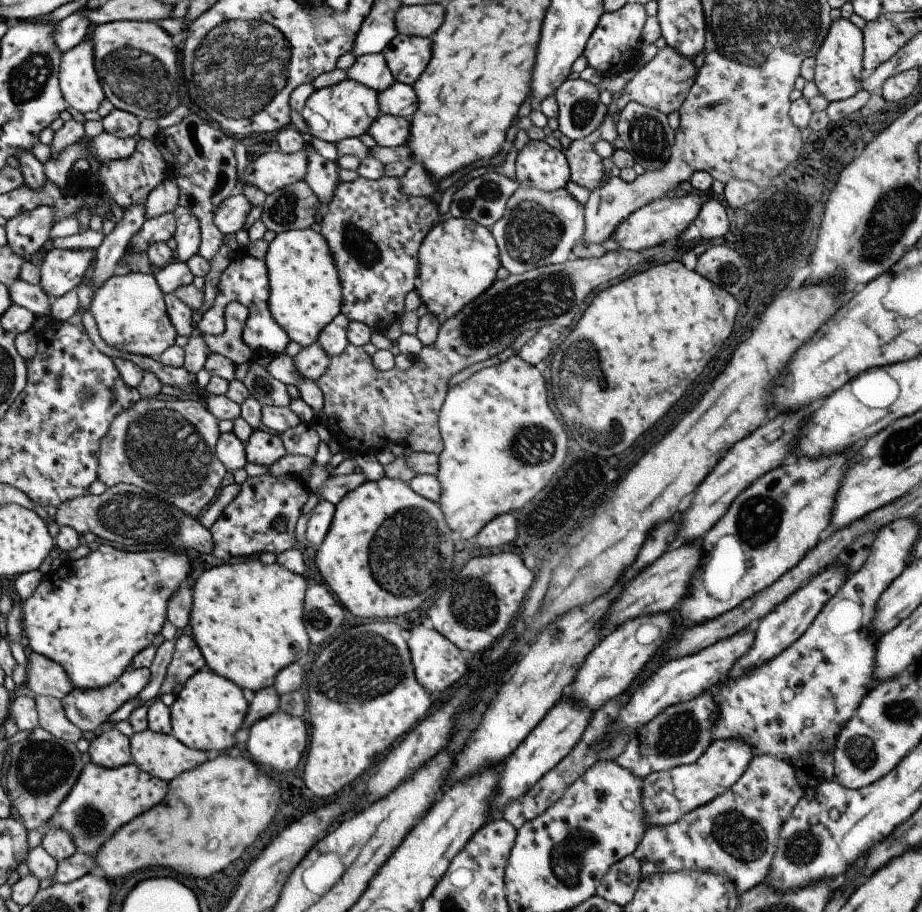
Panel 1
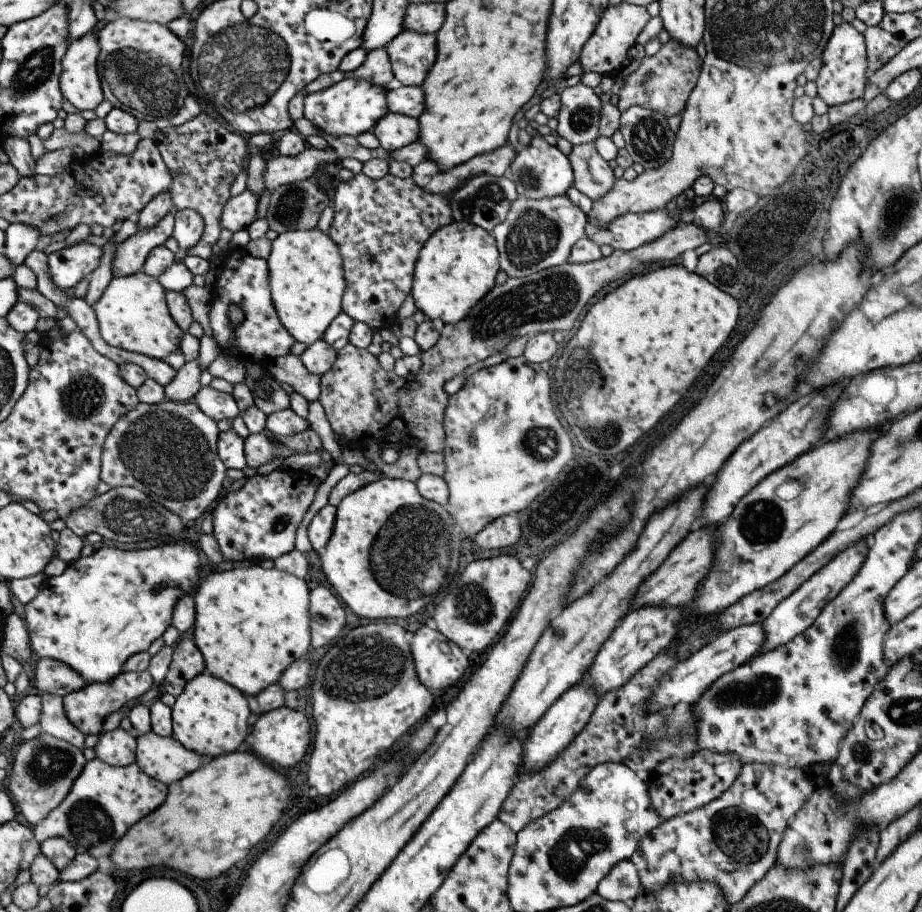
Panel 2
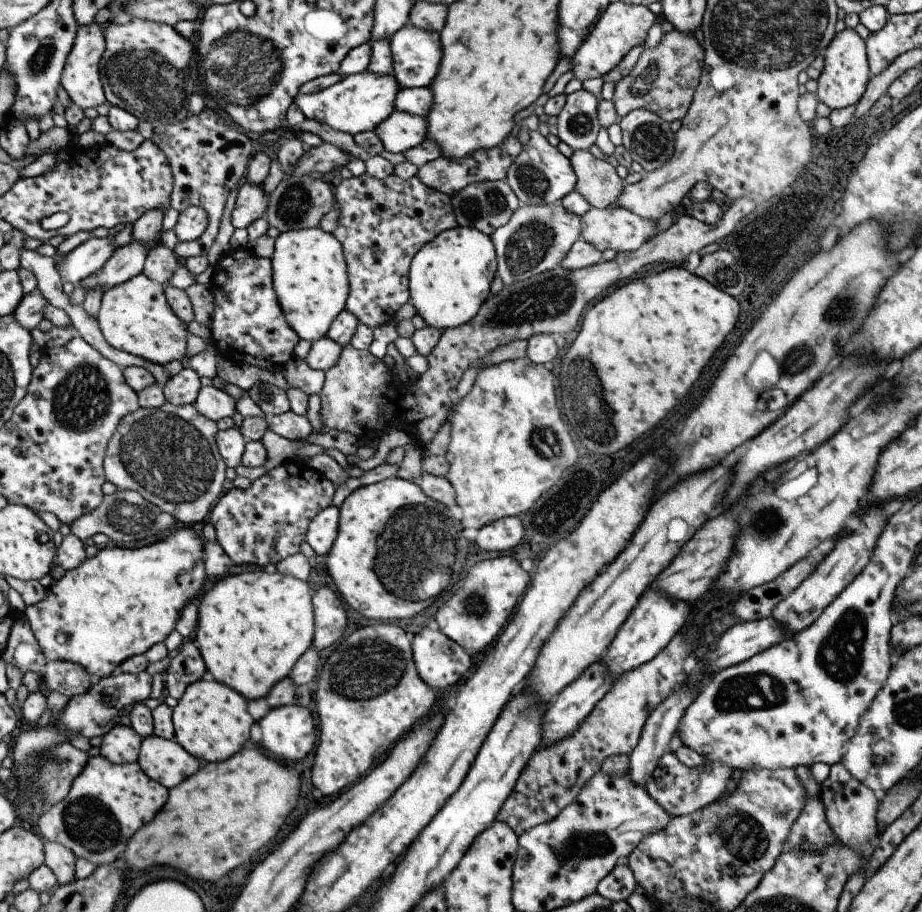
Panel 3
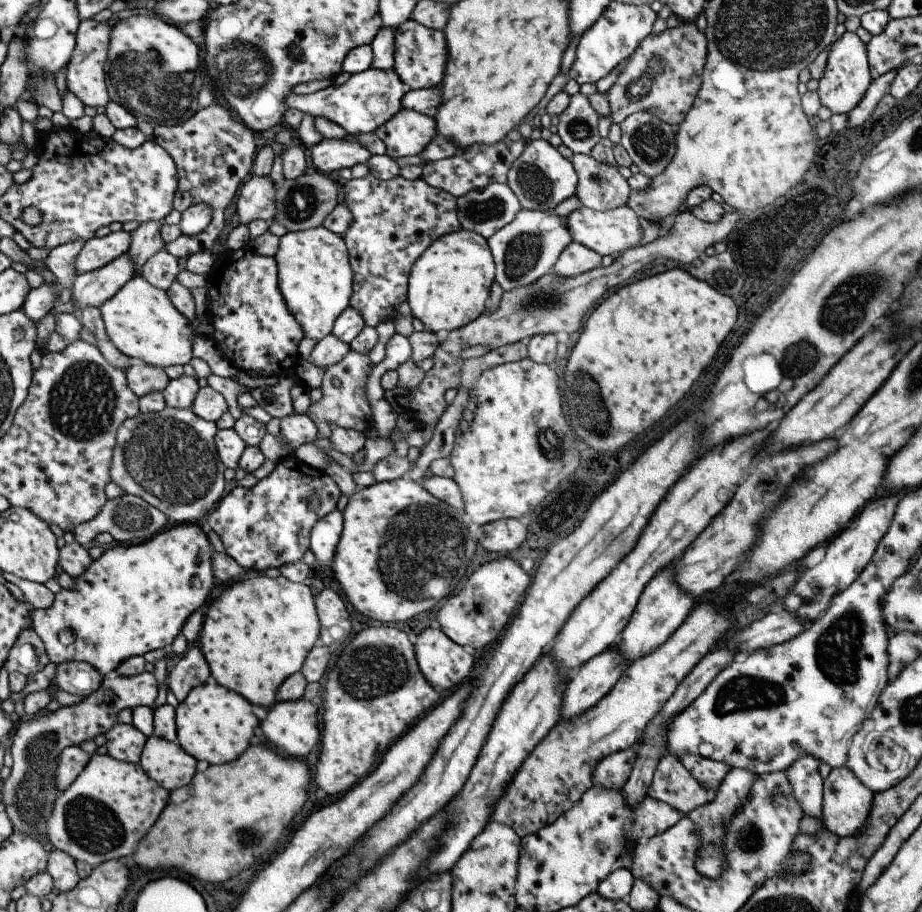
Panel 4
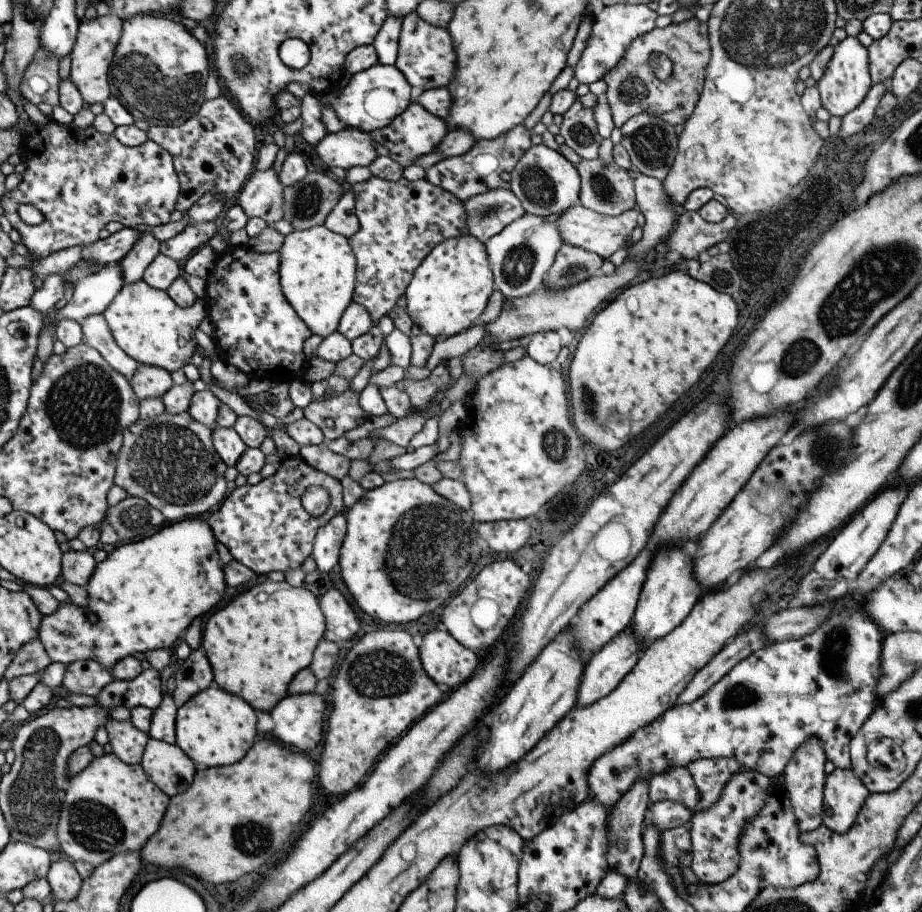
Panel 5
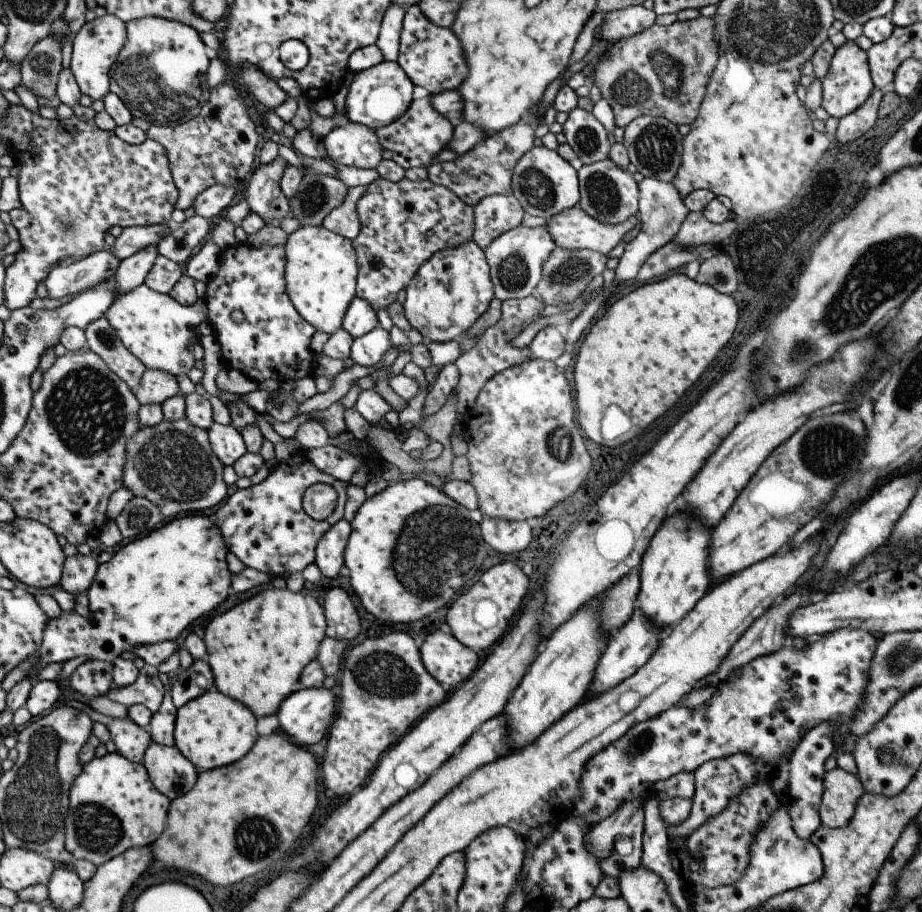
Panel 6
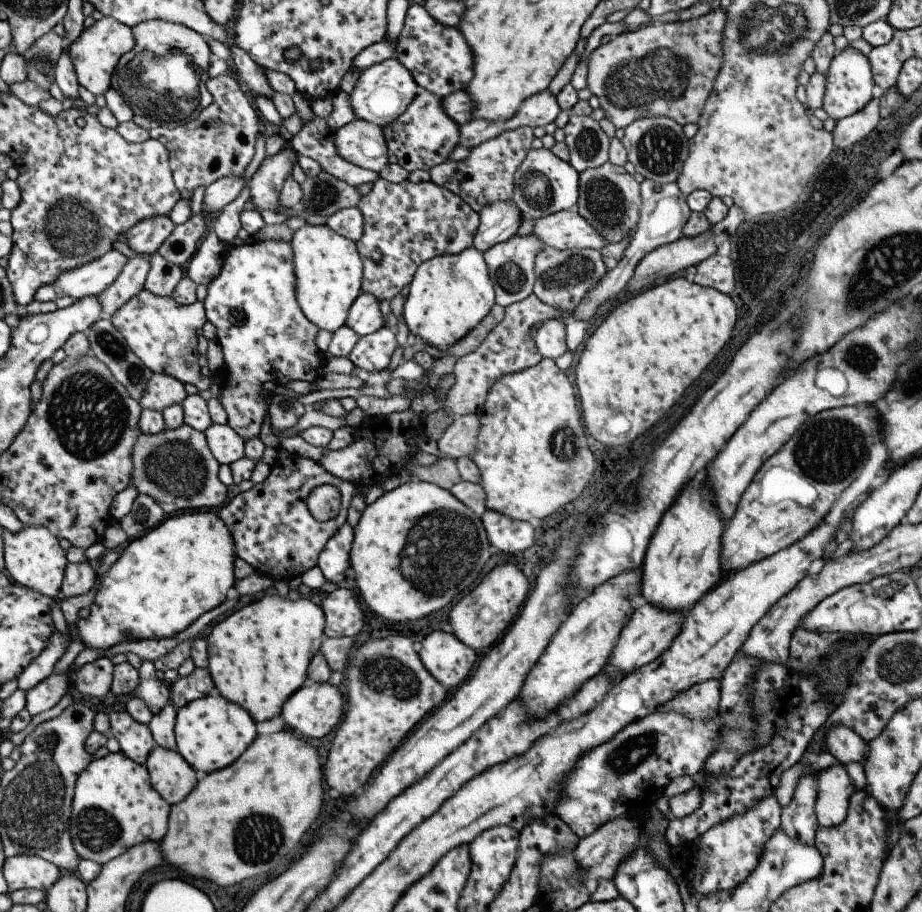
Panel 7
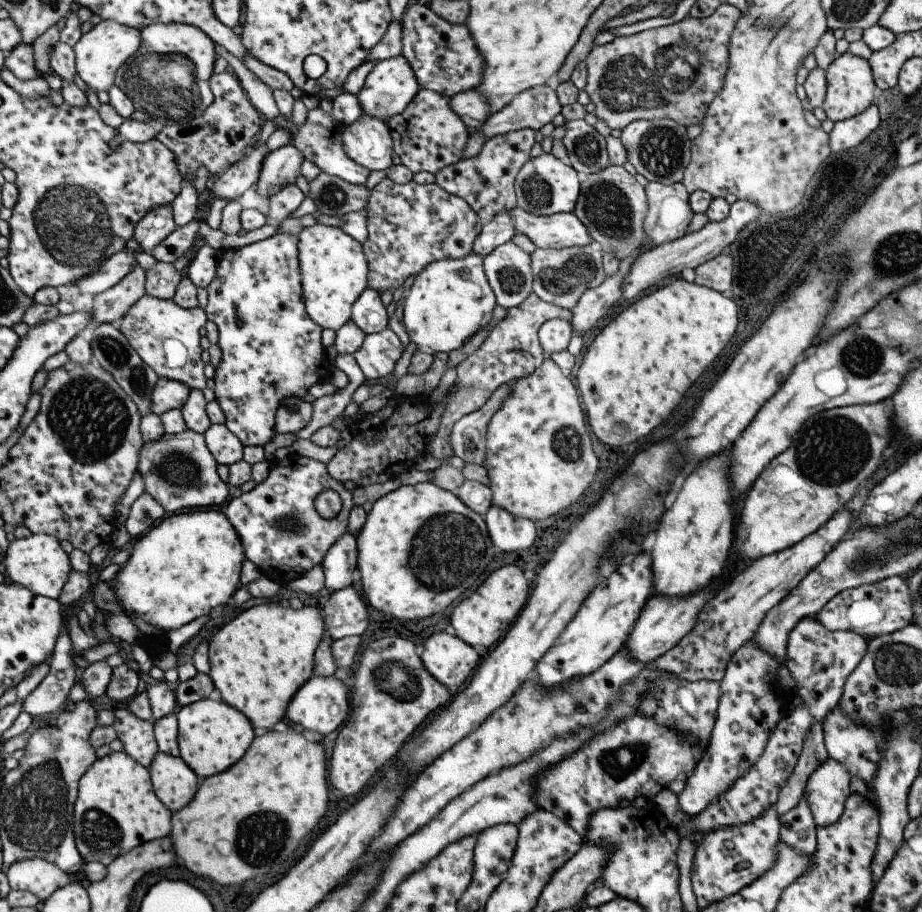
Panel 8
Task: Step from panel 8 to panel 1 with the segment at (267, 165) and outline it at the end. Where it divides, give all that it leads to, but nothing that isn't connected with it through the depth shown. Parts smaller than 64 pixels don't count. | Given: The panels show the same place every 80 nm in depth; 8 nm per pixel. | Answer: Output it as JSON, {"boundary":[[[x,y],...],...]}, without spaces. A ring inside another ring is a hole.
{"boundary":[[[243,193],[232,194],[223,199],[213,215],[213,222],[222,235],[235,233],[241,229],[245,216],[251,210],[252,204]]]}

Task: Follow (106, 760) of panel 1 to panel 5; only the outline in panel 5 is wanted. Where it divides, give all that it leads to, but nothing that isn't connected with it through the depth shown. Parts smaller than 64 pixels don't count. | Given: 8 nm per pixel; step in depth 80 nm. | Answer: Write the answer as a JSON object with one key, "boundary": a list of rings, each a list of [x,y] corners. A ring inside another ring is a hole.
{"boundary":[[[109,717],[102,722],[102,726],[108,734],[112,753],[128,765],[140,764],[148,734],[137,730],[130,721],[116,721]]]}

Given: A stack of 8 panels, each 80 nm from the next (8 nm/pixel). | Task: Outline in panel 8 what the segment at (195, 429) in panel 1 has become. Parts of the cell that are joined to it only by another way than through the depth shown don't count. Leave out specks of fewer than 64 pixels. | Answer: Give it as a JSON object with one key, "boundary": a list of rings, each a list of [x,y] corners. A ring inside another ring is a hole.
{"boundary":[[[185,428],[183,432],[174,435],[168,435],[167,433],[164,432],[158,441],[146,442],[146,443],[142,442],[141,448],[139,449],[138,452],[138,463],[136,466],[136,473],[140,474],[143,478],[144,491],[147,494],[150,494],[155,499],[155,502],[158,502],[163,507],[163,510],[167,513],[167,515],[172,515],[177,514],[183,510],[194,510],[205,508],[220,509],[221,504],[223,504],[225,498],[227,498],[227,492],[229,492],[229,488],[226,487],[227,482],[221,481],[221,479],[219,479],[219,476],[215,471],[215,468],[217,468],[216,460],[213,458],[213,456],[210,456],[210,452],[207,450],[207,447],[205,446],[203,435],[200,435],[199,433],[193,432],[192,430]]]}

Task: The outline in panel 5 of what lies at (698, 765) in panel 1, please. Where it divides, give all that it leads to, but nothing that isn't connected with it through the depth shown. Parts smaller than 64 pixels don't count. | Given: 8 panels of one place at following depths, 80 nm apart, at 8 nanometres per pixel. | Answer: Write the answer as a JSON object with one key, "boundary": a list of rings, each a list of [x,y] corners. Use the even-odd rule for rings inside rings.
{"boundary":[[[668,767],[665,773],[654,774],[648,782],[651,803],[673,801],[684,804],[690,811],[698,799],[698,792],[689,771],[683,767]]]}

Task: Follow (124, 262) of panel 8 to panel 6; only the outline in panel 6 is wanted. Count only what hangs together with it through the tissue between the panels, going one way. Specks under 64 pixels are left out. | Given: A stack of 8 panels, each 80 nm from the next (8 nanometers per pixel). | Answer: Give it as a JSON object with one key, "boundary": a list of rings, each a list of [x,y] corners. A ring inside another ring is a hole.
{"boundary":[[[104,248],[78,261],[55,265],[43,282],[47,298],[59,299],[65,294],[75,296],[96,284],[111,280],[119,263],[120,260]]]}

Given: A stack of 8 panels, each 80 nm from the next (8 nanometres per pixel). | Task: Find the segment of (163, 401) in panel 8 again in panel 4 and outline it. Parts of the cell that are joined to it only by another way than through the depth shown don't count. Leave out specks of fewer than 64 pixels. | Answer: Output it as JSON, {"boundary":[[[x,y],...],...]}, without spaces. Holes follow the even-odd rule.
{"boundary":[[[131,361],[124,373],[129,388],[138,398],[149,393],[160,393],[169,382],[163,369],[141,361]]]}

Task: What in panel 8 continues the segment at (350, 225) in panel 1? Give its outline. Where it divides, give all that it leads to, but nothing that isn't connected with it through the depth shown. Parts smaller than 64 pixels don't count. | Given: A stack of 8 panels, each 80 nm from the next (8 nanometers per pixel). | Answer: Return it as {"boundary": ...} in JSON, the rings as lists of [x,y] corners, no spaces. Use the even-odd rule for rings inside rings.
{"boundary":[[[387,178],[370,188],[366,207],[367,240],[362,251],[367,263],[367,287],[381,294],[384,290],[393,291],[407,276],[417,274],[430,262],[441,259],[460,259],[471,252],[472,242],[479,234],[483,223],[478,214],[458,196],[445,192],[437,183],[420,185],[411,180],[404,185]]]}

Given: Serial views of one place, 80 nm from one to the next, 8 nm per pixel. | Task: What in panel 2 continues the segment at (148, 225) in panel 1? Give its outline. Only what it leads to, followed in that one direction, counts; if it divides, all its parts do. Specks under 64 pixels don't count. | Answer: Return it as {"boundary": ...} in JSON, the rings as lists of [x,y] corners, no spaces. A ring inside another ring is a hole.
{"boundary":[[[172,207],[159,222],[155,223],[155,226],[150,226],[148,229],[137,230],[125,241],[116,244],[114,255],[110,264],[113,277],[126,277],[136,273],[143,266],[147,253],[155,248],[157,245],[163,245],[165,239],[172,235],[172,229],[174,225],[174,213],[175,208]]]}

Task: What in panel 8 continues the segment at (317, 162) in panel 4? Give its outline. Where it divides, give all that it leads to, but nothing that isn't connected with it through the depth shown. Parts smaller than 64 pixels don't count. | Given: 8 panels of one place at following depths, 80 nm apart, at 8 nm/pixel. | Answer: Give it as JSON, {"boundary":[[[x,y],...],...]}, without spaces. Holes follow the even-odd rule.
{"boundary":[[[362,113],[357,120],[342,129],[342,140],[344,153],[357,164],[367,168],[368,171],[384,171],[391,165],[392,138],[385,120]]]}

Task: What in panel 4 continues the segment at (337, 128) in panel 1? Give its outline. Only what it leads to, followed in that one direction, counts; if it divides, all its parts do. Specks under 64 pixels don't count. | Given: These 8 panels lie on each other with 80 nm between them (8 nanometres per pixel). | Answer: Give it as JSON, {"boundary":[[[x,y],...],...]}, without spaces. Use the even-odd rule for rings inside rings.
{"boundary":[[[369,67],[364,71],[352,74],[339,87],[333,84],[308,95],[289,93],[284,105],[287,109],[300,110],[302,114],[311,114],[314,118],[325,118],[339,125],[347,135],[358,135],[373,132],[385,124],[402,108],[402,96],[408,88],[394,70],[381,70]]]}

